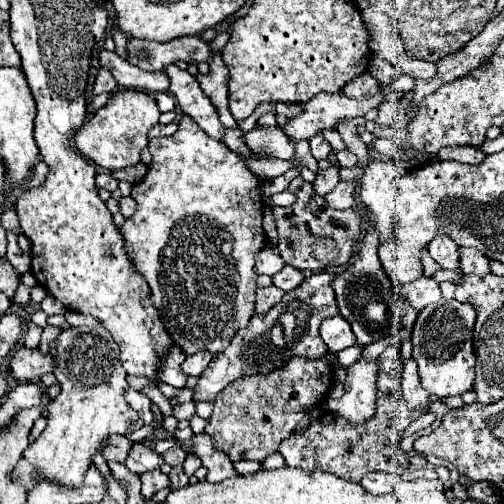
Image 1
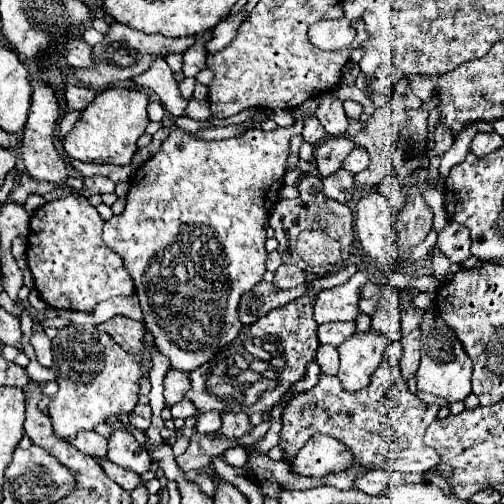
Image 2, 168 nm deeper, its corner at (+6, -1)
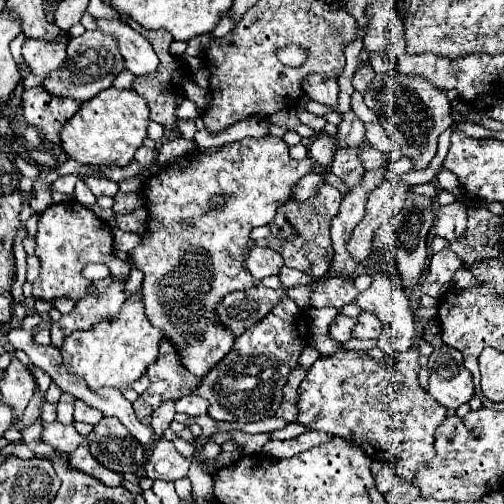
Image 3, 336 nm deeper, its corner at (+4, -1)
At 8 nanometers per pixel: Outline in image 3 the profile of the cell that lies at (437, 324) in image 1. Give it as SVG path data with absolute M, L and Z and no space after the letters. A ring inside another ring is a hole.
M443 345L441 349L435 349L429 355L427 363L431 375L429 375L429 393L435 397L435 401L447 409L457 409L463 403L469 403L469 399L475 395L473 377L463 367L463 355Z

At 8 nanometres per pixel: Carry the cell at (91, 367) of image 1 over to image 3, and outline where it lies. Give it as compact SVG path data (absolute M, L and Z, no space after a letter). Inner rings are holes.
M137 291L125 299L121 313L117 317L101 321L85 331L81 329L73 331L65 339L61 353L63 353L63 361L73 373L77 373L79 377L89 377L91 389L103 385L131 387L131 383L137 381L155 361L159 353L161 337L163 337L161 329L153 327L149 317L145 315L145 307L141 303L141 291Z

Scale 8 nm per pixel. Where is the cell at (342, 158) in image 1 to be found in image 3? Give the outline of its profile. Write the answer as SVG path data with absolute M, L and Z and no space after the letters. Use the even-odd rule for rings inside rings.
M365 145L363 151L361 151L361 161L363 161L363 167L369 171L369 169L381 169L381 167L391 167L393 161L387 161L385 159L385 153L373 149L371 145Z

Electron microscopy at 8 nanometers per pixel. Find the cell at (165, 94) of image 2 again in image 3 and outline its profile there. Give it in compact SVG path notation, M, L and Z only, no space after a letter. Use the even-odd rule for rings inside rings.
M97 19L97 27L99 31L115 37L119 53L123 55L125 61L125 69L129 69L133 75L153 73L157 69L159 59L153 47L129 25L125 25L119 19Z

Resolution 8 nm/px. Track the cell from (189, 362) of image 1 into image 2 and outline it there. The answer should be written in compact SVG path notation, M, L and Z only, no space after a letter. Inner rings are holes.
M169 369L165 373L165 405L167 407L181 401L187 389L189 389L189 373L181 373L177 369Z

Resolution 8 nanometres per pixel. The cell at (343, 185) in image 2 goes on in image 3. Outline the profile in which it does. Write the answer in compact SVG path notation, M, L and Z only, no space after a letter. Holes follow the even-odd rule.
M343 147L339 149L335 155L333 155L333 163L331 163L331 171L343 179L343 183L347 187L355 185L355 181L359 181L359 177L363 177L365 169L359 161L359 153L361 153L361 147Z

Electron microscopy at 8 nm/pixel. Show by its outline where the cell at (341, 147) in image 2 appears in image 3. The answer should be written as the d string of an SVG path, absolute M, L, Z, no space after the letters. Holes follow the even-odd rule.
M345 111L341 117L343 117L343 121L341 121L339 131L337 131L337 139L339 139L337 149L347 147L347 145L361 145L365 141L363 121L353 111Z

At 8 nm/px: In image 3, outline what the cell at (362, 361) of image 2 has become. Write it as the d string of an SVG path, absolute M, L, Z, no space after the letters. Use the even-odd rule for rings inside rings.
M361 311L361 315L357 317L357 325L353 327L353 337L355 339L377 339L381 333L381 321L371 315Z

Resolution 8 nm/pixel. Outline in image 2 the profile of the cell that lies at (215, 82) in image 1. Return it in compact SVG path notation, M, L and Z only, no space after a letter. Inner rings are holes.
M239 11L237 15L231 15L227 21L221 21L219 25L215 25L213 29L213 39L205 45L209 53L217 53L221 49L225 49L225 45L229 45L237 33L237 27L243 21L243 13Z

